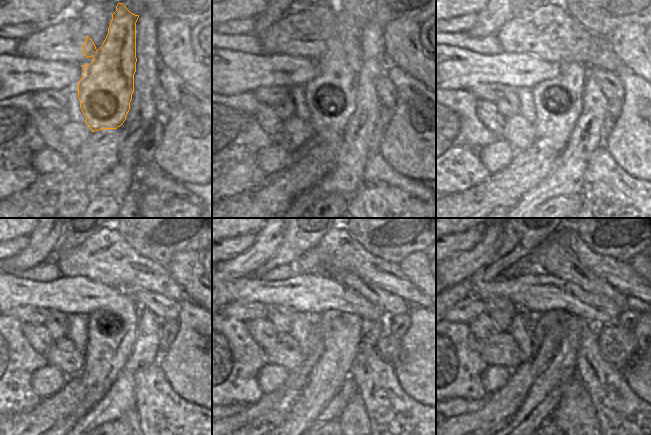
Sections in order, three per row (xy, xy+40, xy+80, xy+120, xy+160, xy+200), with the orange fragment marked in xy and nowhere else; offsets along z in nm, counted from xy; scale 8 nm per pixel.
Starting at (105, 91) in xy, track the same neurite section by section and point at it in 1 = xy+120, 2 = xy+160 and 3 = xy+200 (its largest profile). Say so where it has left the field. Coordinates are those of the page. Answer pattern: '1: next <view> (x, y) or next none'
1: next xy+120 (106, 355)
2: next xy+160 (334, 365)
3: next xy+200 (544, 394)

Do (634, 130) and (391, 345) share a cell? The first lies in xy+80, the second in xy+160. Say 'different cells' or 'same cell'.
different cells

